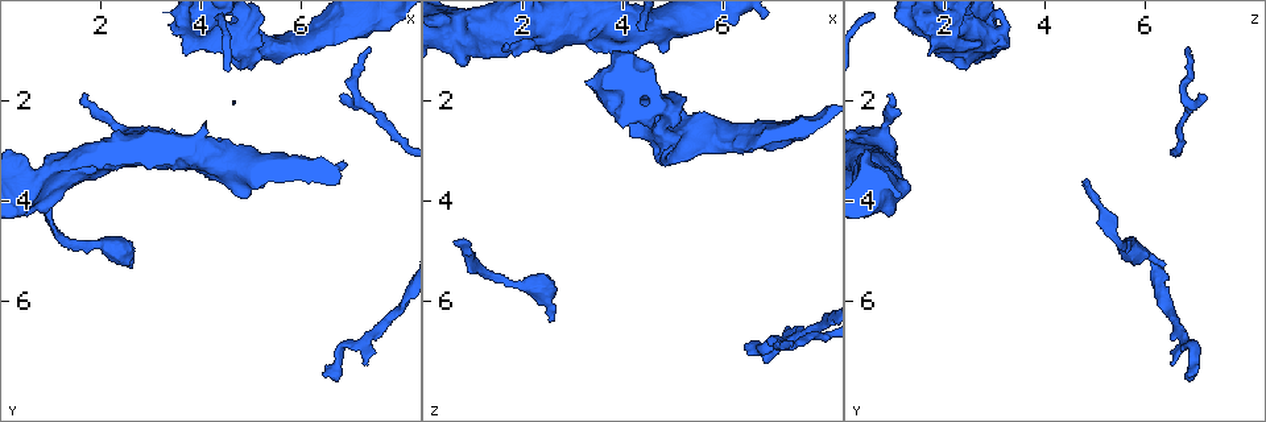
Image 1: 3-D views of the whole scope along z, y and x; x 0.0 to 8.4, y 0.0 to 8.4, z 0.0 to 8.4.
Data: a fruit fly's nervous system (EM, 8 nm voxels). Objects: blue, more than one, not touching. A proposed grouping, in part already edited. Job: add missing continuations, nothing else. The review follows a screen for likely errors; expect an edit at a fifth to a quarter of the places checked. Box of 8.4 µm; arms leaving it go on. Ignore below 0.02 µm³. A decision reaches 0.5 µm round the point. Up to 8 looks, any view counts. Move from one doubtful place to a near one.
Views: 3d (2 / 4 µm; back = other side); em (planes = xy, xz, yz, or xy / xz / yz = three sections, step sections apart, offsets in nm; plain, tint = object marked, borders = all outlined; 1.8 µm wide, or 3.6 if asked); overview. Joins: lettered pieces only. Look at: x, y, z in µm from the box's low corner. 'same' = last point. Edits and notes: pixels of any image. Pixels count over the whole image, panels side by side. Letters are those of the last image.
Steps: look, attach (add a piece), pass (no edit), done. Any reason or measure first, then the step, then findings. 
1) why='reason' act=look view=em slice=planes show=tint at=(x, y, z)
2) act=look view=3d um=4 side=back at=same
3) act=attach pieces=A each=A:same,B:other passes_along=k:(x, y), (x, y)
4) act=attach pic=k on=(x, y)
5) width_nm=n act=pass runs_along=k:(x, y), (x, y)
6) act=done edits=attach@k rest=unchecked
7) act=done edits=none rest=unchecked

why='thin end' act=look view=3d um=2 at=(0.80, 3.60, 4.85)

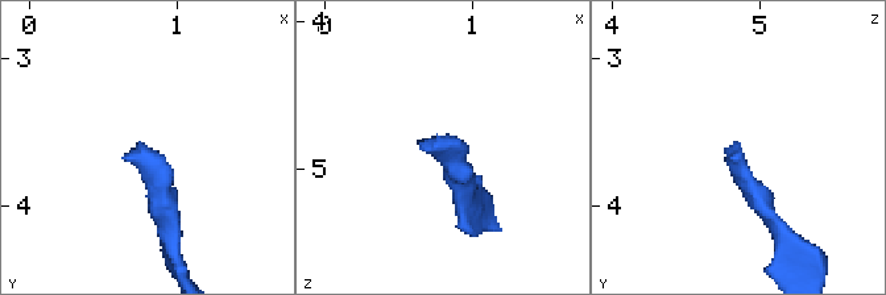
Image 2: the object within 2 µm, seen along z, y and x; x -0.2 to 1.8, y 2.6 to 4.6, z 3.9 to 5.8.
why='now the EM' act=look view=em slice=xz step=8 show=borders at=(0.76, 3.56, 4.88)

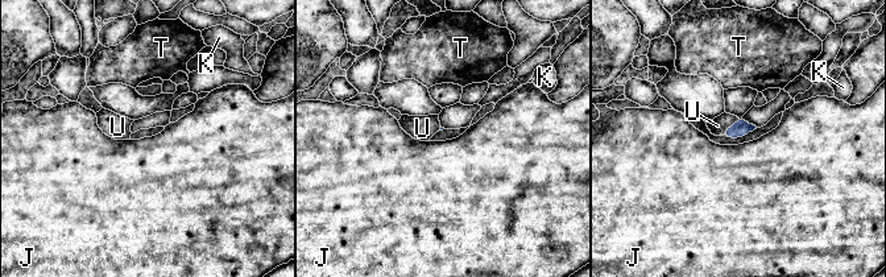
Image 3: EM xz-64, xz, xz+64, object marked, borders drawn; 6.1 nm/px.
act=attach pieces=U each=J:other,K:other,T:other,U:same passes_along=3:(741, 128), (729, 127), (717, 125) found='it goes on there'

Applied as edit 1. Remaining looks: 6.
why='tapers out' act=look view=em slice=xz step=16 show=tint at=(6.45, 7.50, 6.90)

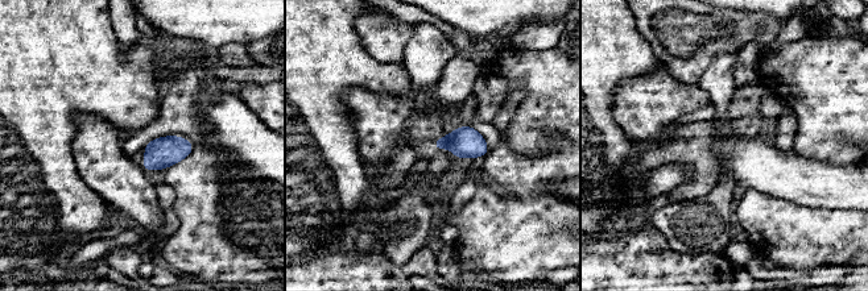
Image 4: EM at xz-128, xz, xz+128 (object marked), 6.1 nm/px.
why='cut it another way' act=look view=em slice=planes show=borders at=same

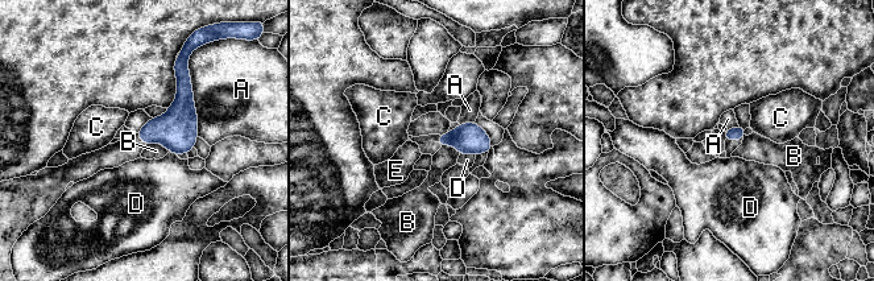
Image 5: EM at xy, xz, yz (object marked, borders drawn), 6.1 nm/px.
act=pass each=A:other,B:other,C:other,D:other,E:other border=5:(146, 144), (161, 143), (169, 151) found='no lettered piece goes on from it'

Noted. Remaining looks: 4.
act=done edits=attach@3 rest=unchecked

